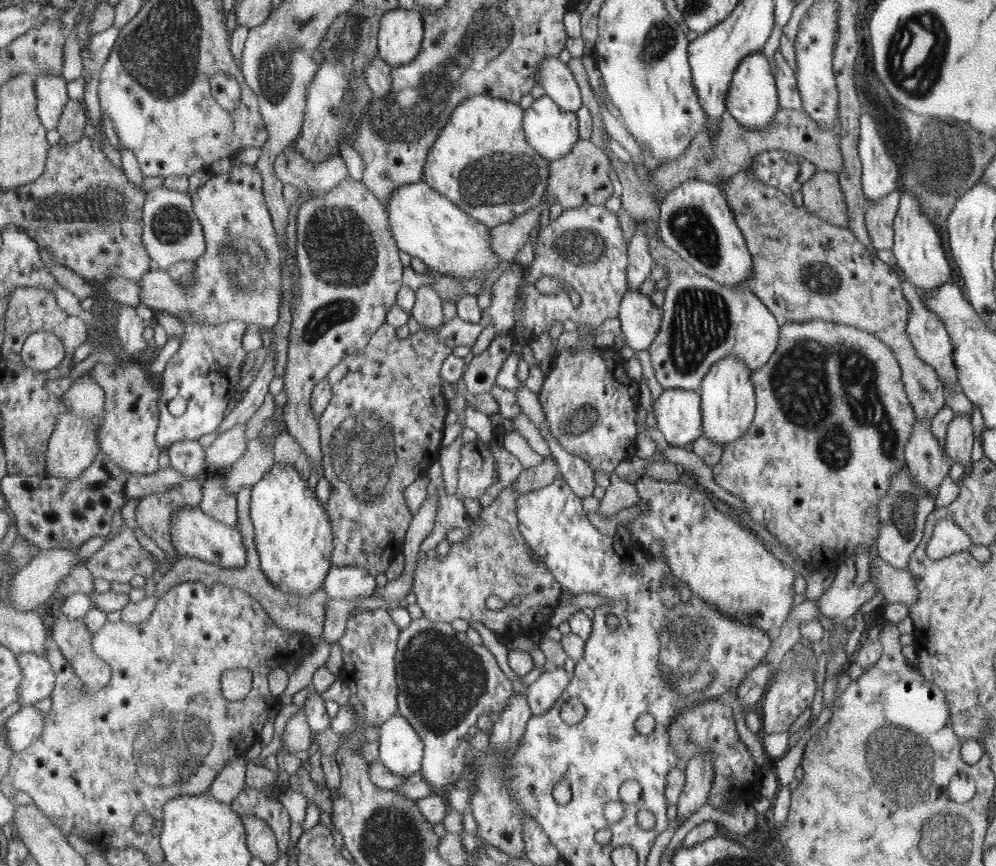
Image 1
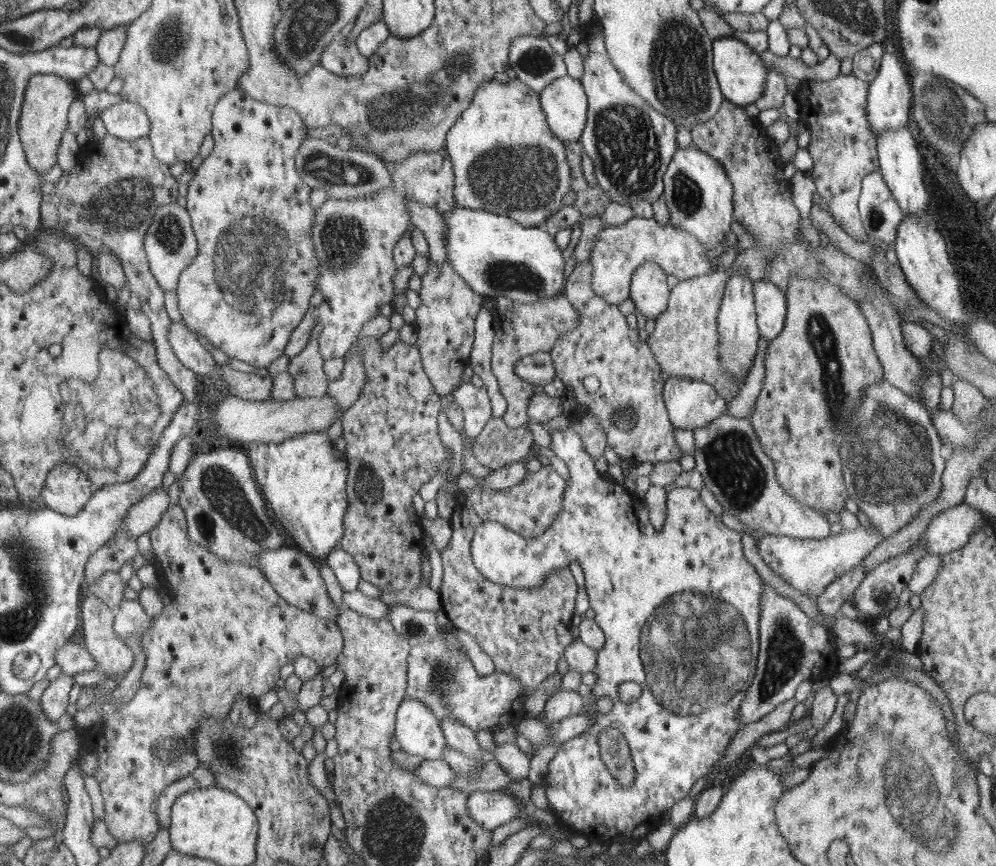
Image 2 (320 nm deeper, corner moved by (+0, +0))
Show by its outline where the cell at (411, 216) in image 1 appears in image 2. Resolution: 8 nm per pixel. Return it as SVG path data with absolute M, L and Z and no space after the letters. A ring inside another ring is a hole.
M457 204L450 212L442 214L447 222L446 260L476 293L490 296L491 299L504 296L520 303L538 303L547 302L566 292L564 264L568 253L560 250L556 245L555 235L548 233L545 227L532 228L520 224L513 217L468 209Z

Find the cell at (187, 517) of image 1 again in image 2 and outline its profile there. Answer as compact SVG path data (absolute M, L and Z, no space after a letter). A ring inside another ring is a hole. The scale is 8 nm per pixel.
M294 546L285 547L279 550L264 551L257 556L256 567L260 567L267 579L275 587L285 601L296 608L304 609L308 613L314 613L318 617L337 622L339 608L328 598L326 584L320 578L318 564L310 558L309 554L296 549Z

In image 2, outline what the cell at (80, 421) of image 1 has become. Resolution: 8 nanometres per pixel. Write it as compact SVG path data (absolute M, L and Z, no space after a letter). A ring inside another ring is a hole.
M58 463L47 476L42 490L45 508L64 516L76 516L90 502L90 478L72 464Z

